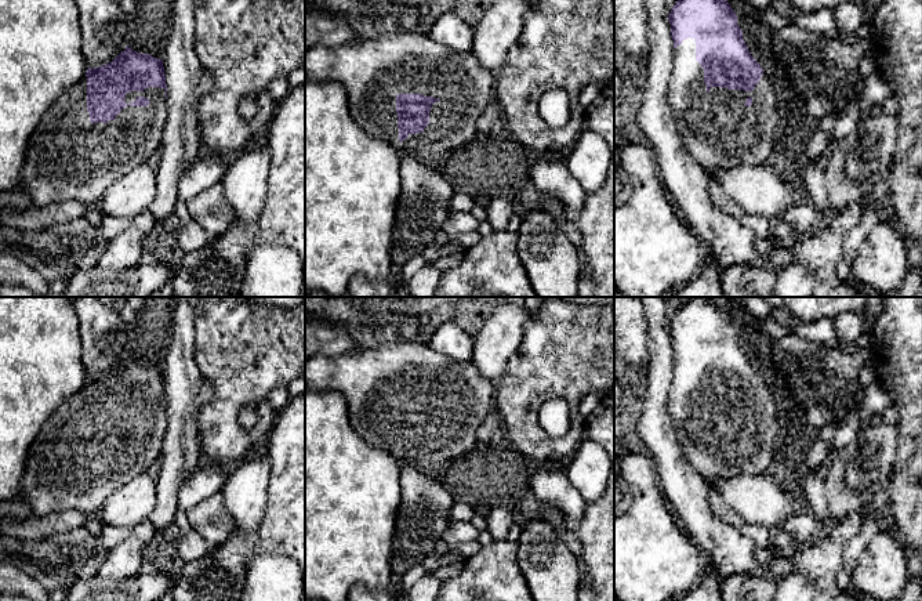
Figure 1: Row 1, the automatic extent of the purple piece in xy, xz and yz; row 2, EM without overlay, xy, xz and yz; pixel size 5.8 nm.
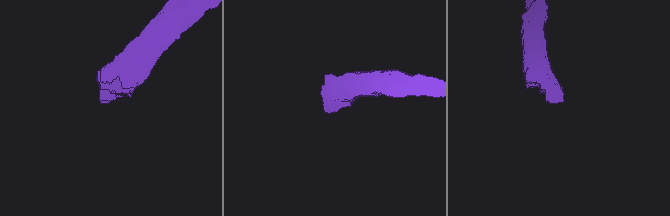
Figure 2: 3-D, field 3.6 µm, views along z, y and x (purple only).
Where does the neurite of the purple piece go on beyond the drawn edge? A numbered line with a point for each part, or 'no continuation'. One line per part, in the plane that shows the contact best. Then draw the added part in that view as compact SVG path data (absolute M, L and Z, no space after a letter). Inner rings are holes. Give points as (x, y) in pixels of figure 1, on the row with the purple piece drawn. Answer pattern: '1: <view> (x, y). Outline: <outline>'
1: xy (68, 158). Outline: M86 75L54 101L29 138L21 169L18 188L30 193L35 207L68 200L98 204L116 181L161 151L167 120L166 90L148 87L144 91L130 91L124 101L127 105L115 120L91 123ZM138 97L150 102L146 106L131 106Z

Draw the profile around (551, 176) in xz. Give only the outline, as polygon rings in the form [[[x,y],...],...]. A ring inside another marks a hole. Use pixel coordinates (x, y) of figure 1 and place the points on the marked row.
[[[536,156],[536,162],[530,169],[530,181],[544,193],[552,195],[558,202],[580,210],[587,198],[585,191],[570,174],[563,160],[548,156]]]

